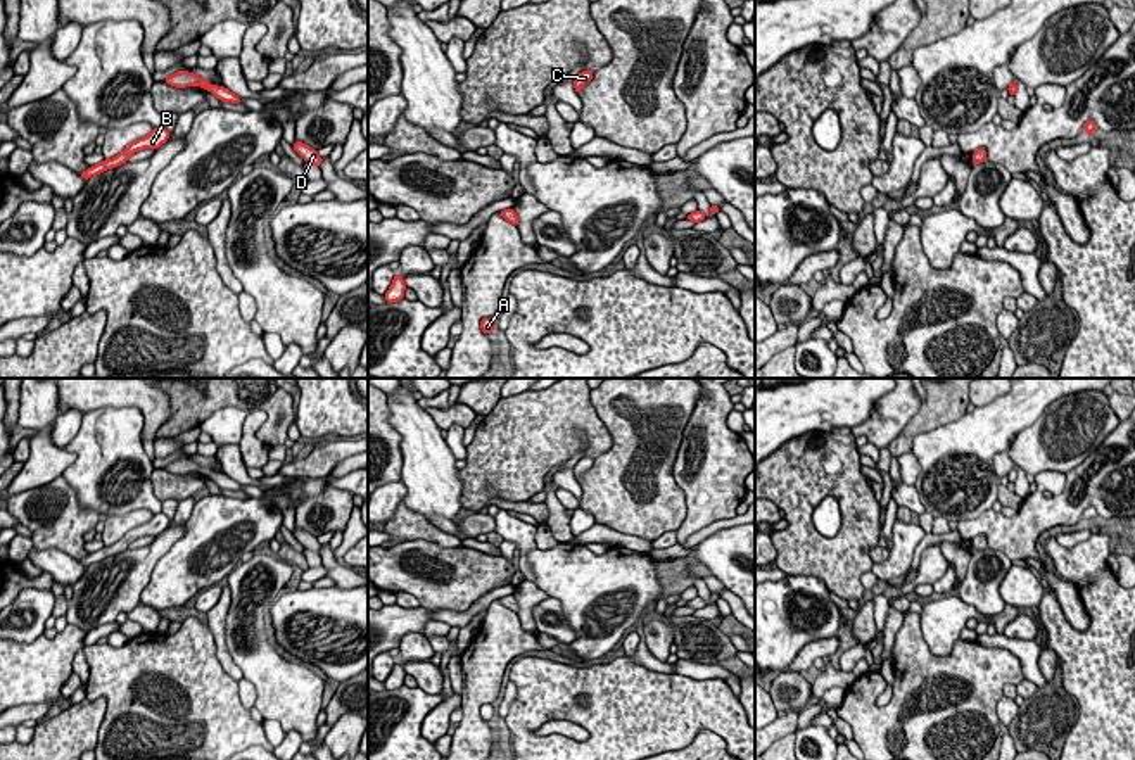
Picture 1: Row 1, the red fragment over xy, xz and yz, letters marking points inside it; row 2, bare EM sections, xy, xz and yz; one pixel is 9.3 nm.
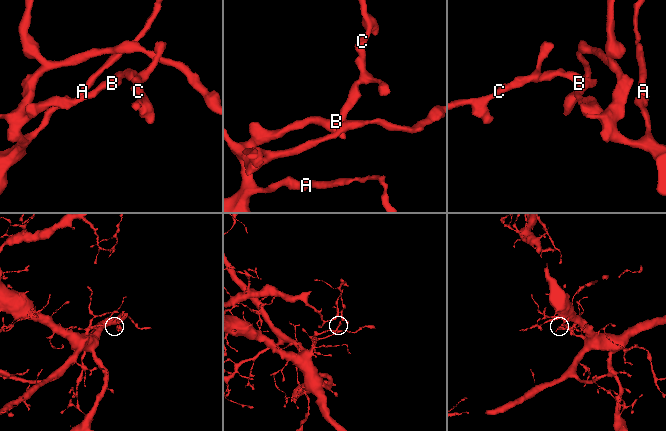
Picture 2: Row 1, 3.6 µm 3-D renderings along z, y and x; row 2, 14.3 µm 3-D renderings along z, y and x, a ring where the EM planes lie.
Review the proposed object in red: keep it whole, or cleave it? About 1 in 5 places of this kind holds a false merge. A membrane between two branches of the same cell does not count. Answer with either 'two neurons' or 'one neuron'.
one neuron

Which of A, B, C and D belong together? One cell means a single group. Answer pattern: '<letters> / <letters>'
A B C D

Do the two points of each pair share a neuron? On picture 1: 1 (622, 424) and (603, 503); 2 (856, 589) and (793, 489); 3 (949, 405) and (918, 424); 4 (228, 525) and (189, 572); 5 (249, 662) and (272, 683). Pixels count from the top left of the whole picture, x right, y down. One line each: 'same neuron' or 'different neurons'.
1: same neuron
2: same neuron
3: same neuron
4: same neuron
5: same neuron

